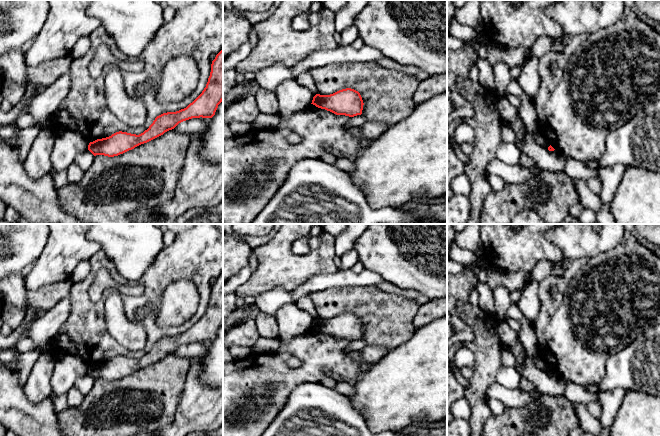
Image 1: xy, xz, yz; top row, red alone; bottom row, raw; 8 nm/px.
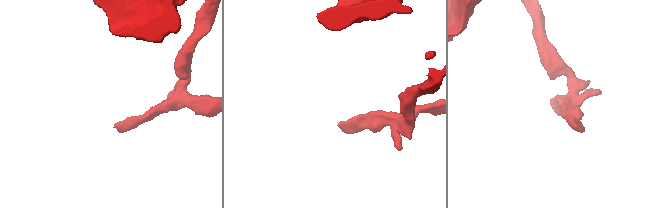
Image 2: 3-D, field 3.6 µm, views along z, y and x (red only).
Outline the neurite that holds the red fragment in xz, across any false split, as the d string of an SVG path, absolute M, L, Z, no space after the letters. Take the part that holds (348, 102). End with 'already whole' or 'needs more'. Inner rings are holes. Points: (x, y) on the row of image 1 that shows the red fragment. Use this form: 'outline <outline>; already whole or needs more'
outline M351 88L342 89L330 95L316 94L311 104L336 115L349 117L361 115L364 105L360 93Z; already whole

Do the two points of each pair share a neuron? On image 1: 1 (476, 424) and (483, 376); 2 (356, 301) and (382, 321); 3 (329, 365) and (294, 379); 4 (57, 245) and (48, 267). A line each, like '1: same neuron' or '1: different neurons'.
1: same neuron
2: same neuron
3: same neuron
4: same neuron

